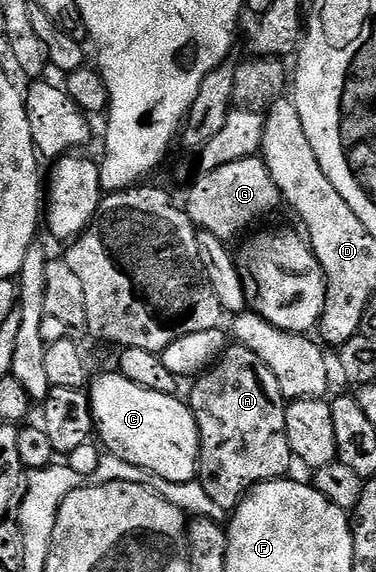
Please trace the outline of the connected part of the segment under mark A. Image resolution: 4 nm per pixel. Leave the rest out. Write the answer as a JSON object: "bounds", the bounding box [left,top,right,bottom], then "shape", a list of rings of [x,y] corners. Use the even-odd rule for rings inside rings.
{"bounds":[187,344,295,511],"shape":[[[230,344],[217,358],[215,364],[206,369],[192,382],[193,390],[187,396],[187,404],[195,415],[201,440],[201,458],[197,464],[197,476],[203,491],[211,495],[212,501],[219,503],[226,511],[232,511],[241,503],[242,497],[255,485],[264,481],[284,478],[289,464],[295,458],[287,439],[287,399],[279,387],[279,379],[255,351],[246,345]]]}

